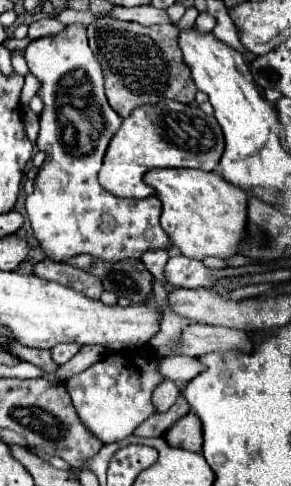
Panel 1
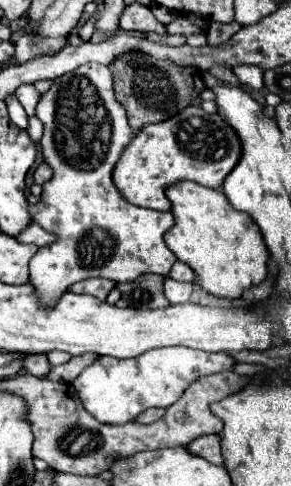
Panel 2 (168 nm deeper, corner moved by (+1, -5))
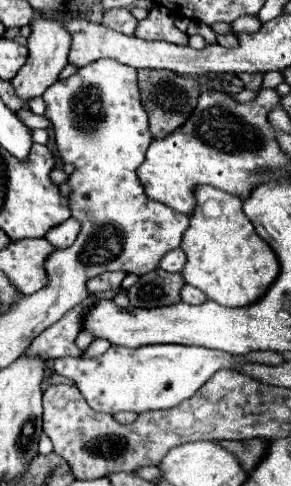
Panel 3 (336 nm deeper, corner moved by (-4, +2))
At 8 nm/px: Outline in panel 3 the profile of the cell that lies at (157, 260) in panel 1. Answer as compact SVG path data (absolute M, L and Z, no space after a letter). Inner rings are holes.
M186 284L186 286L182 288L182 300L184 300L186 304L204 304L204 302L208 300L208 296L206 296L204 292L200 292L198 288Z

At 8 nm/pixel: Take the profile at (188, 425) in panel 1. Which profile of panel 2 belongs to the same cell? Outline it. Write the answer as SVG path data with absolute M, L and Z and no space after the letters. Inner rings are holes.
M201 435L201 437L193 439L185 449L191 455L199 455L199 457L211 461L213 465L223 465L223 457L221 457L221 449L219 449L219 435Z

